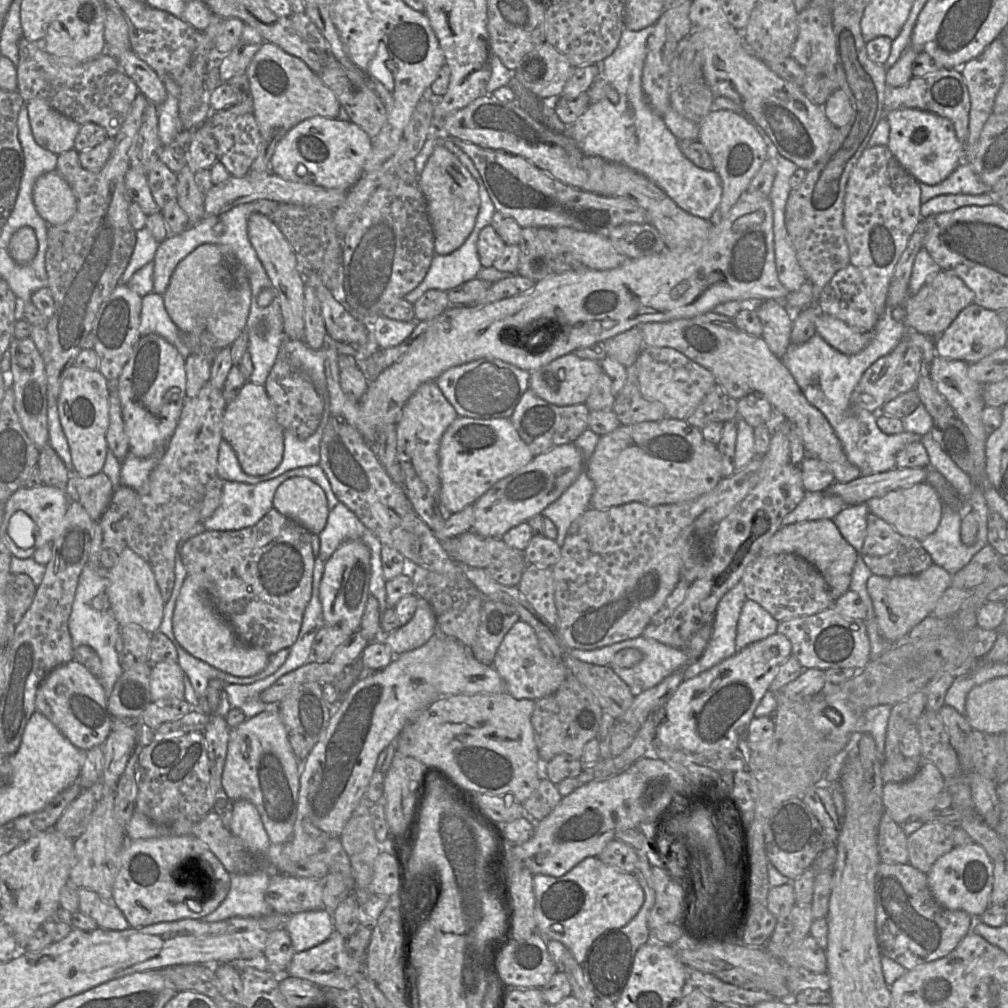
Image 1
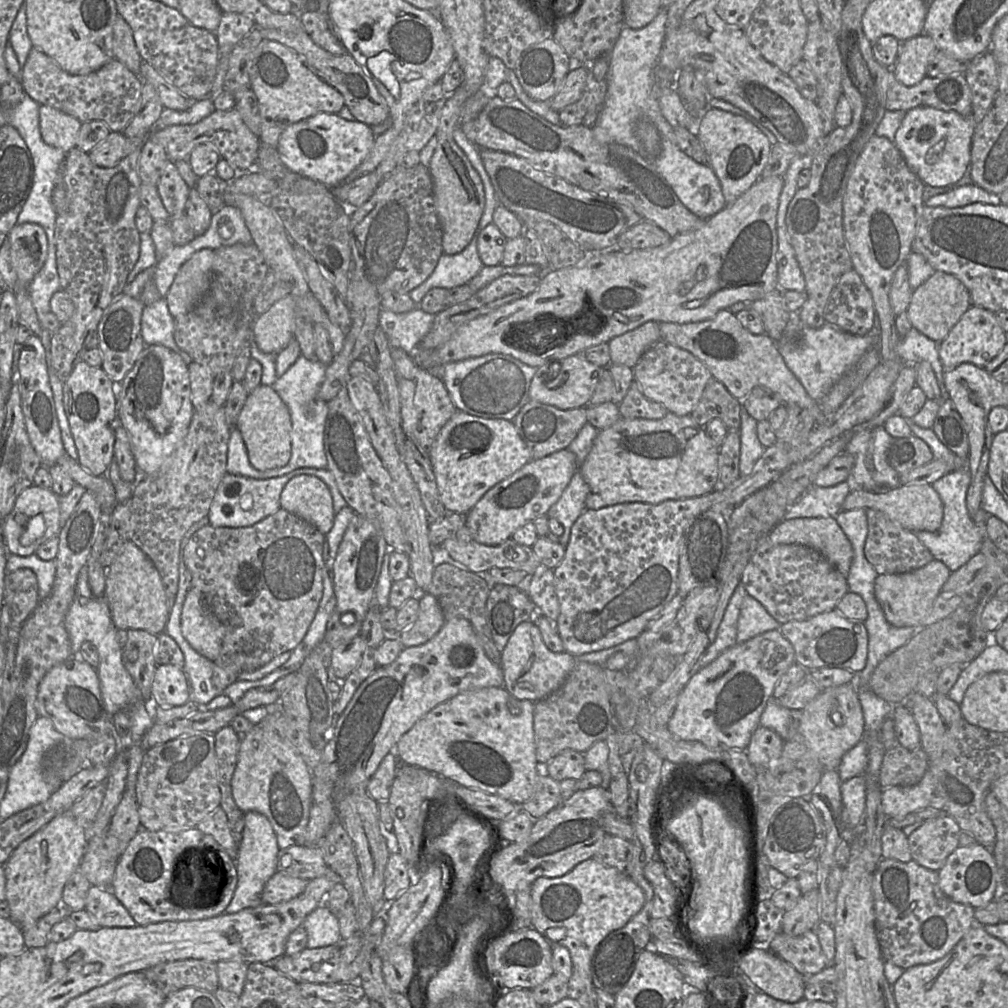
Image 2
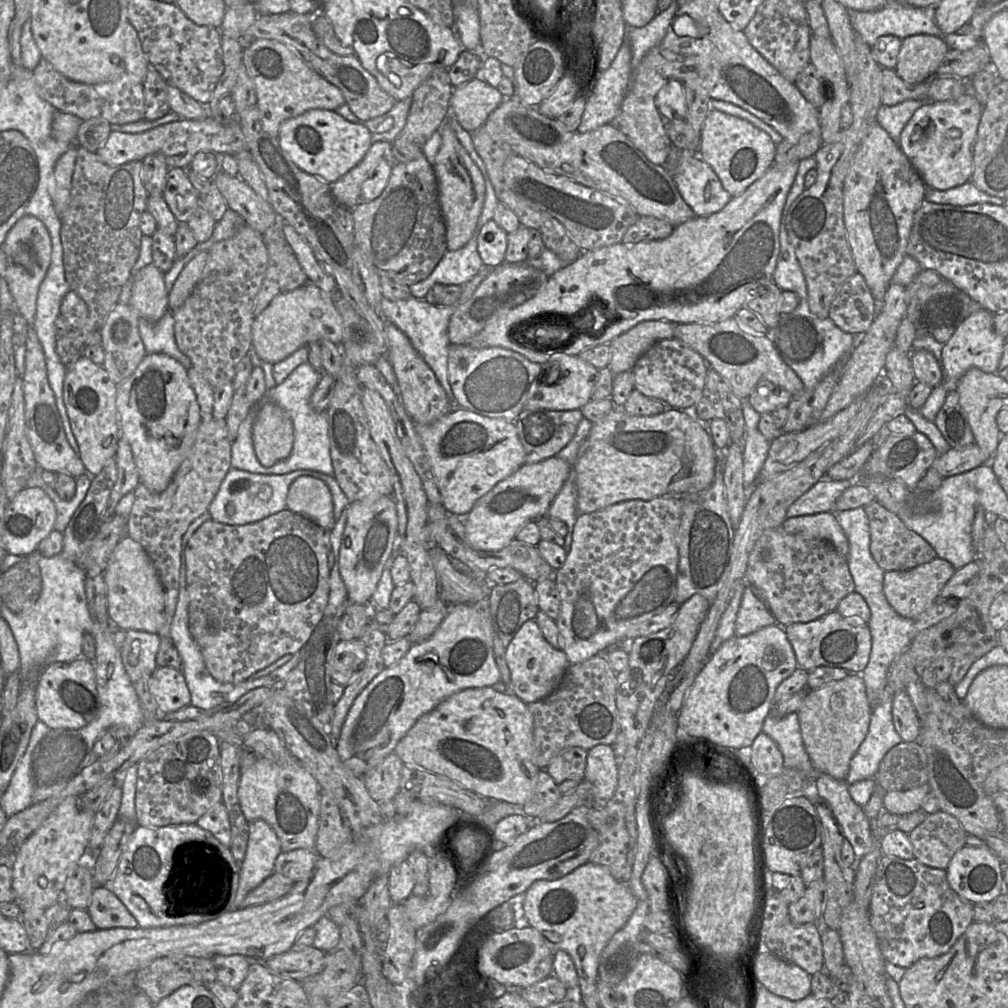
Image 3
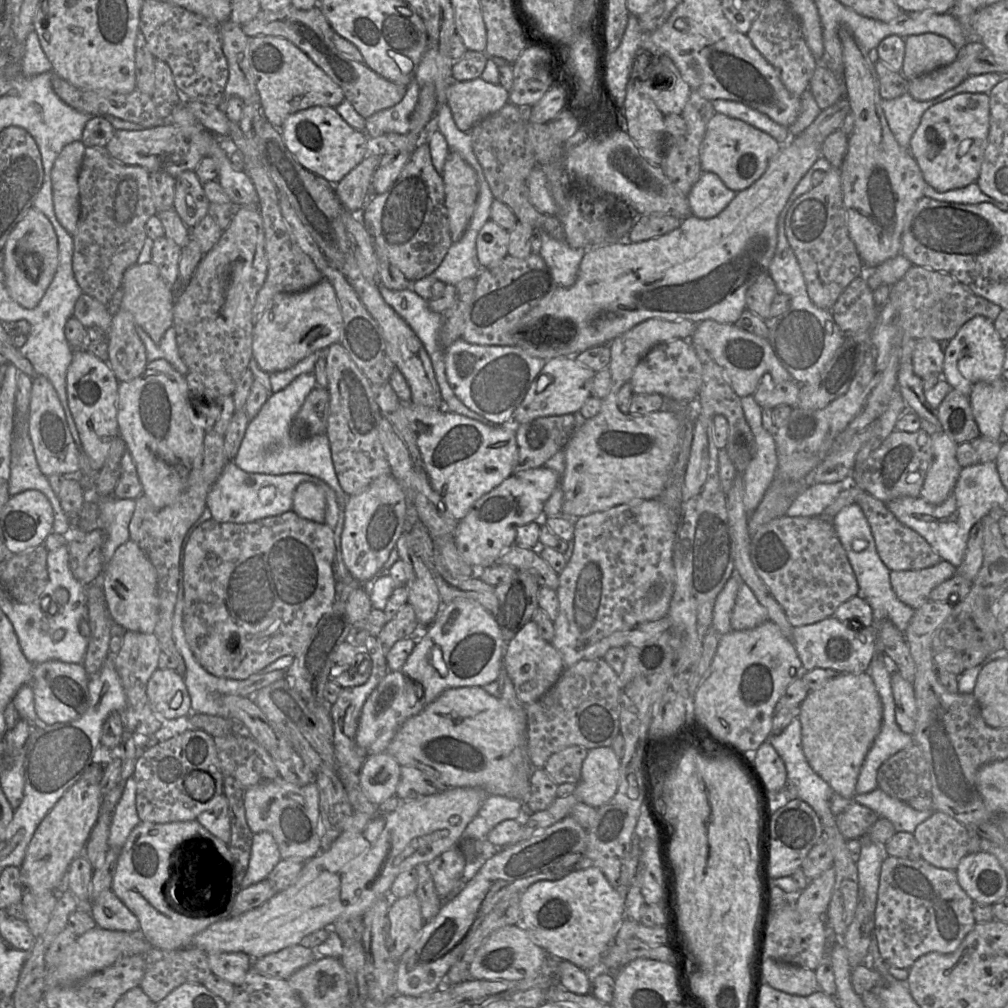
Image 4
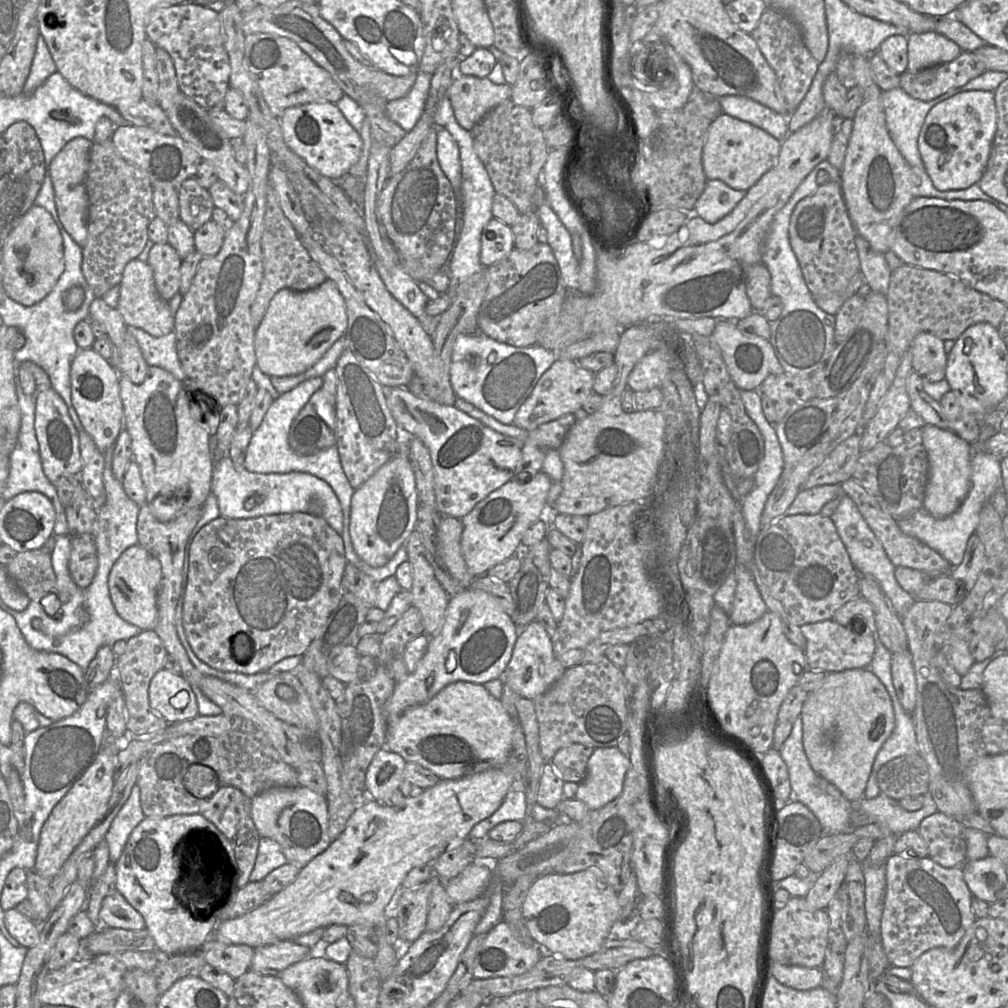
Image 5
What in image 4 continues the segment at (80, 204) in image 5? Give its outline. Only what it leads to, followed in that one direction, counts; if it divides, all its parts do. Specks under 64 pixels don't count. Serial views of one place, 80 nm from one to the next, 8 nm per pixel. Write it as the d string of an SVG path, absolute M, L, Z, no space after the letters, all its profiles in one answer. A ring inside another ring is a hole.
M81 141L66 145L55 159L51 171L54 211L70 235L75 233L80 215L78 175L85 149Z

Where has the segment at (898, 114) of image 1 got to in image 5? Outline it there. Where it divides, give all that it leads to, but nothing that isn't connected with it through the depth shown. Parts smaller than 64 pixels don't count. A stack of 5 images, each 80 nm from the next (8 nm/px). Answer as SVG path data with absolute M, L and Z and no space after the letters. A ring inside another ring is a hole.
M965 91L933 106L920 130L918 149L934 187L947 191L978 184L990 155L996 128L993 91Z

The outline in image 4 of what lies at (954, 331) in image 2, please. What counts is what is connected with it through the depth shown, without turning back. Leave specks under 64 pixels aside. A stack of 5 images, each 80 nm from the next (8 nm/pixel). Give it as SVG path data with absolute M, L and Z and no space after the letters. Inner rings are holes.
M976 316L965 323L944 350L942 378L965 396L969 396L977 382L993 382L1002 377L1005 360L1005 342L1002 341L991 320Z

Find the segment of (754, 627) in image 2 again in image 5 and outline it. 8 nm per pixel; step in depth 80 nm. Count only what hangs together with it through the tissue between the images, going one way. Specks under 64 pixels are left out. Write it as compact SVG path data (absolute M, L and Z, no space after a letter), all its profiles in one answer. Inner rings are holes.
M736 564L734 573L737 585L734 593L731 625L747 625L760 619L767 611L765 602L751 573L744 565Z

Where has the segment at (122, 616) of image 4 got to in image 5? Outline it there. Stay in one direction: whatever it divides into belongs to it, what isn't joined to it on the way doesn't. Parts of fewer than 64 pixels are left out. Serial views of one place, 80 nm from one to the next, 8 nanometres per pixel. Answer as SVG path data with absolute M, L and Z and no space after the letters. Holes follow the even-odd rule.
M137 544L130 546L120 555L108 576L110 598L117 614L142 631L152 630L157 619L157 591L161 573L158 559Z

